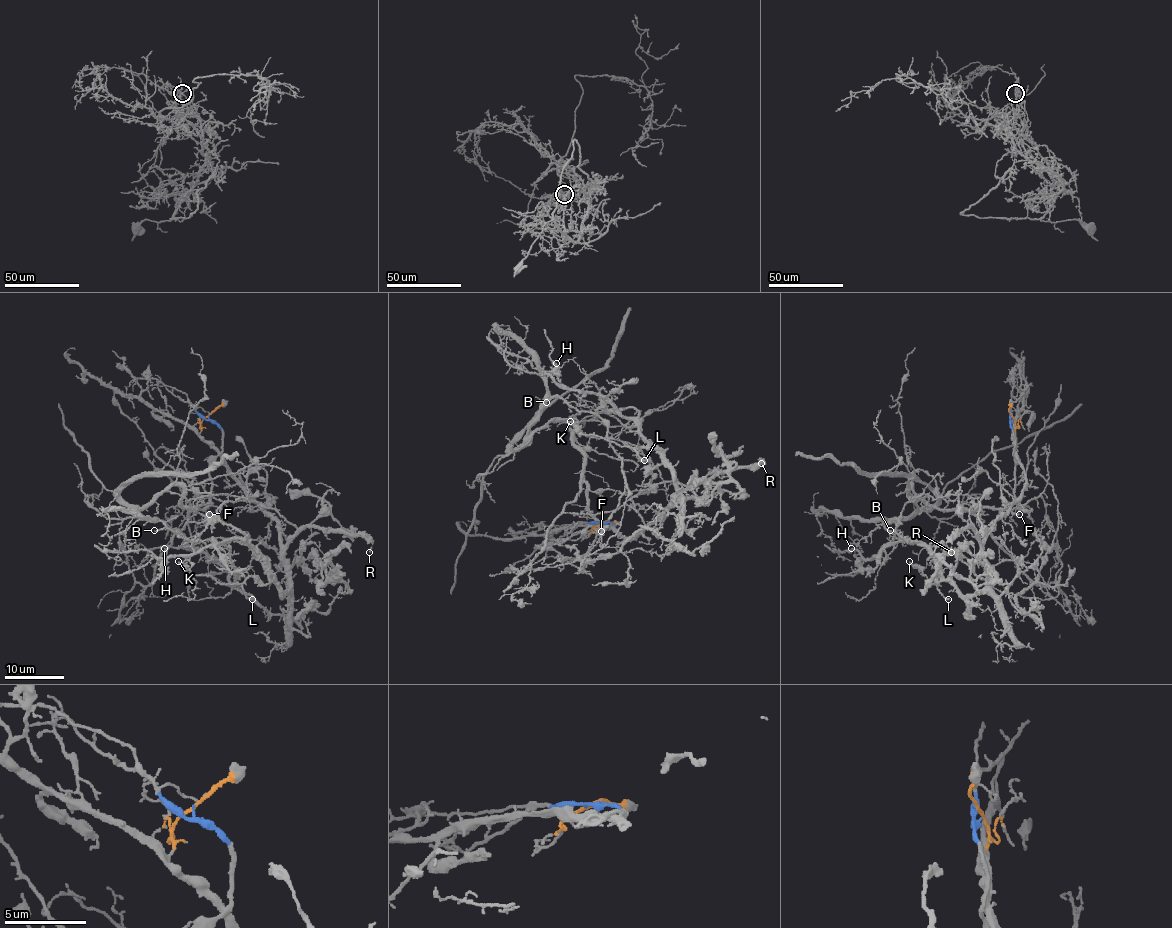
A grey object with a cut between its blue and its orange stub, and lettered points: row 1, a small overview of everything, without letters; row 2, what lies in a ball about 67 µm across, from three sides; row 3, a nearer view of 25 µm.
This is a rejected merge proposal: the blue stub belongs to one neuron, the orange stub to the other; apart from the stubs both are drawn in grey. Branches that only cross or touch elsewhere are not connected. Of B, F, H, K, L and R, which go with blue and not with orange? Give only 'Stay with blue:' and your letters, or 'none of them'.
Stay with blue: B, F

